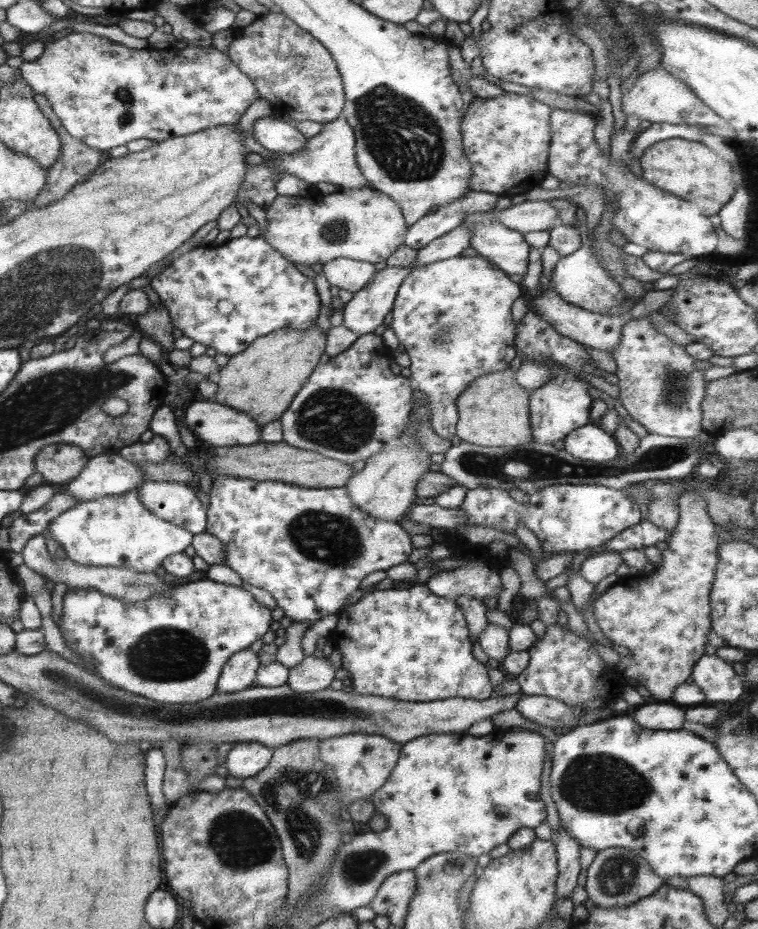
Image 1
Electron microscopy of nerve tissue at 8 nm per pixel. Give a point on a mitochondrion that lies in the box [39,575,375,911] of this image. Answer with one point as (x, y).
(306, 831)

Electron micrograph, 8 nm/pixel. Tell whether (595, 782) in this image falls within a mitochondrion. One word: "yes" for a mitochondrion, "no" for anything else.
yes

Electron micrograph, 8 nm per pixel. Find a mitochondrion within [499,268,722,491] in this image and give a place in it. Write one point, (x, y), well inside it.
(676, 385)

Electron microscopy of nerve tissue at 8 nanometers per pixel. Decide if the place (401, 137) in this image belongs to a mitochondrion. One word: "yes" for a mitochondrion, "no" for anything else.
yes

